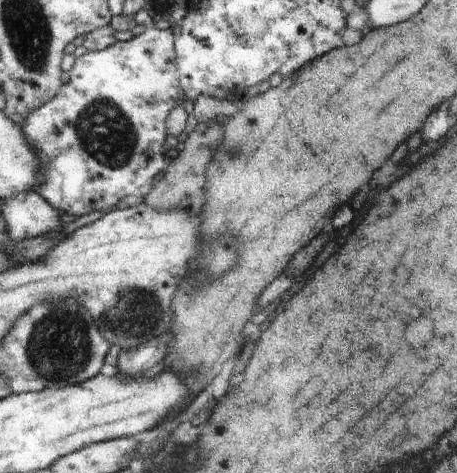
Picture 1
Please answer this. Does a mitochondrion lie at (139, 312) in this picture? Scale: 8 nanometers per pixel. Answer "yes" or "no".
yes

